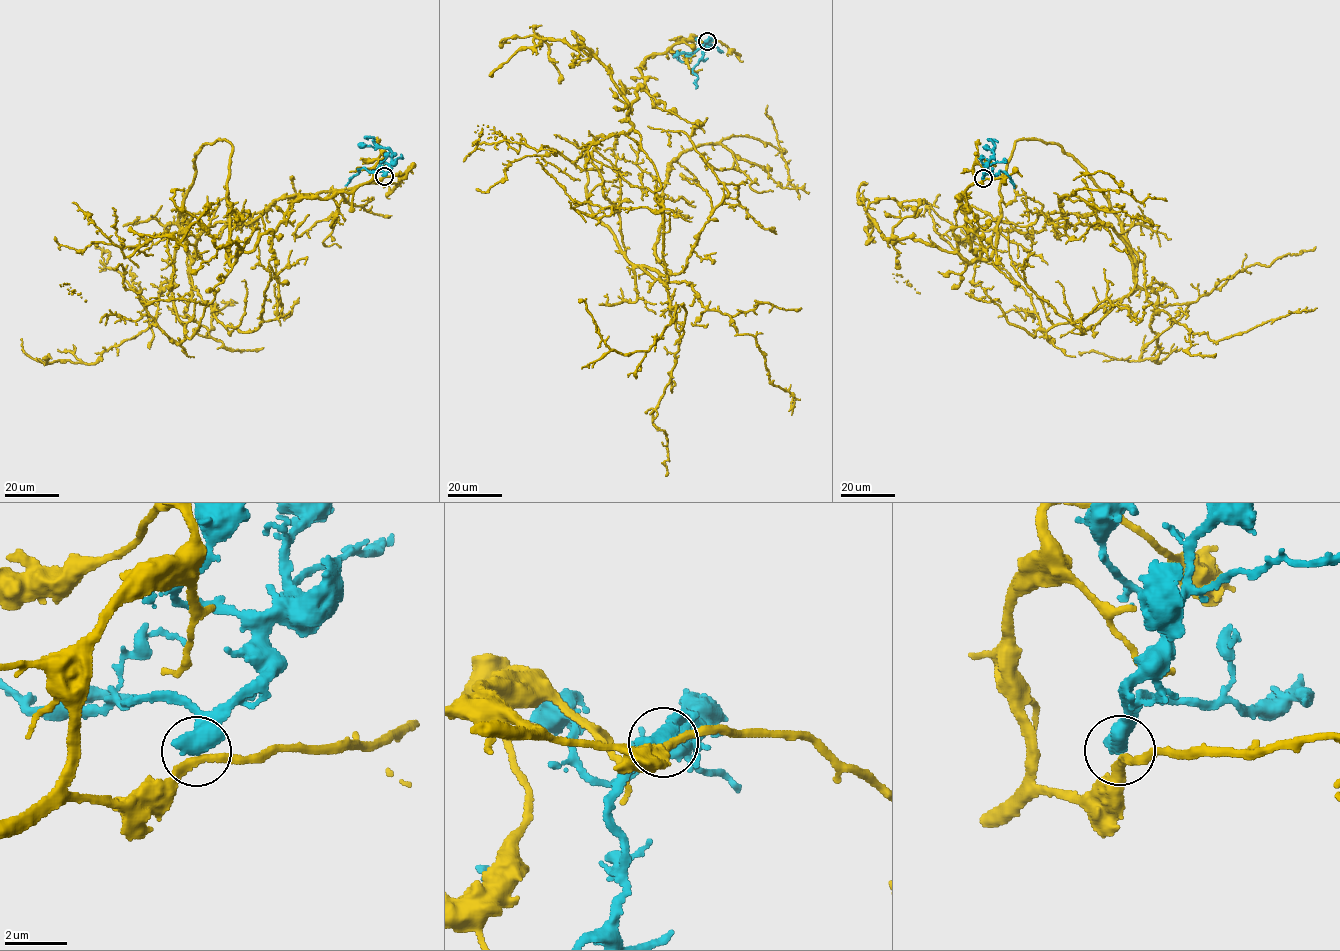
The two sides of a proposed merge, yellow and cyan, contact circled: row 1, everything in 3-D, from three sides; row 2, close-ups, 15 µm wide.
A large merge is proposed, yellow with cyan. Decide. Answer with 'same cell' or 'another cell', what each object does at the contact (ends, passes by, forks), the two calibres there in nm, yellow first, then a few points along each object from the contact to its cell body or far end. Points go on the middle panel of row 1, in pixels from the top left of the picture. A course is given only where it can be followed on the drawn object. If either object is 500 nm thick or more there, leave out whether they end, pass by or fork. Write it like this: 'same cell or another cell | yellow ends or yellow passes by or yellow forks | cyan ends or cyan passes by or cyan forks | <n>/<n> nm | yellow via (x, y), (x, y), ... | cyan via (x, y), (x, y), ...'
another cell | 240/700 nm | yellow via (707, 41), (650, 54), (631, 129), (586, 147), (591, 211), (667, 283), (663, 201), (574, 202), (494, 136) | cyan via (707, 41), (689, 55), (678, 53), (676, 56), (683, 62)

